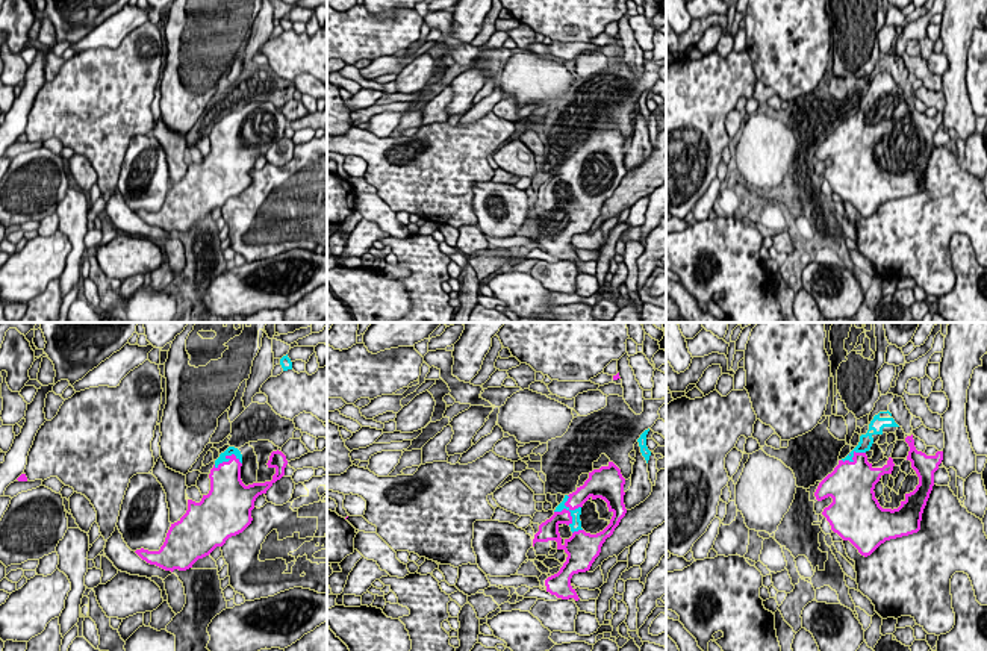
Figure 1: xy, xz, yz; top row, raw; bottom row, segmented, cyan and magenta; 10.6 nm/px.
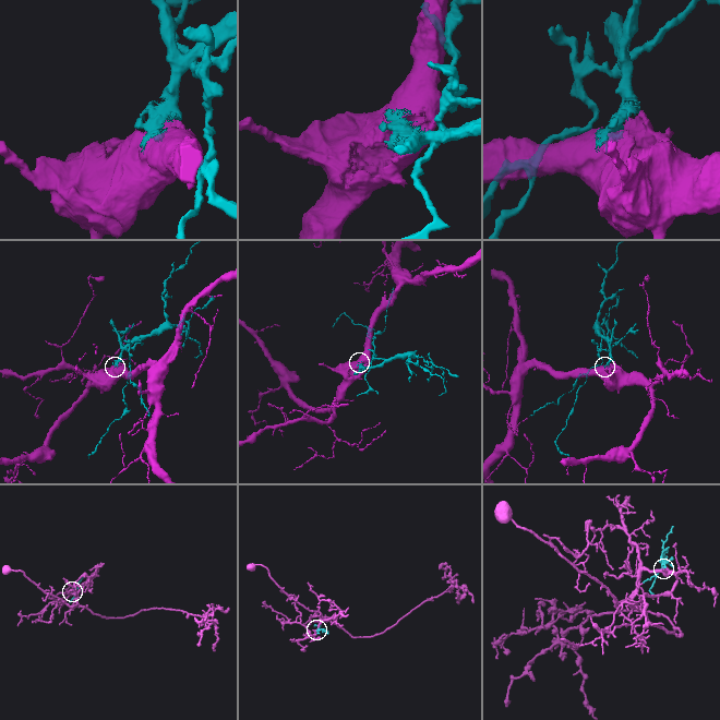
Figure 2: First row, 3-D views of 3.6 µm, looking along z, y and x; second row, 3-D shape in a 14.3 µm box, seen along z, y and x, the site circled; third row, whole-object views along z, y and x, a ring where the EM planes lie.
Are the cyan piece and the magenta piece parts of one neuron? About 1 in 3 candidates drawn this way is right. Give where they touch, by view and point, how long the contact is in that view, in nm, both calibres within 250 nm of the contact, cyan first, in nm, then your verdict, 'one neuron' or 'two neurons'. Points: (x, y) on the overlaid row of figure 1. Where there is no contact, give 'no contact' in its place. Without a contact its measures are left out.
meets cyan in xz at (568, 509); contact 320 nm long; 120 nm thick on the cyan side, 170 nm on the other; one neuron

